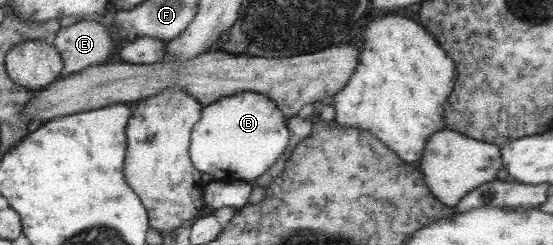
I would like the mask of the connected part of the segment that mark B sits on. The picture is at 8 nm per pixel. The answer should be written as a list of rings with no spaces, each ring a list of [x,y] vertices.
[[[233,94],[219,98],[216,103],[203,106],[200,119],[191,130],[191,142],[188,155],[191,157],[193,168],[205,174],[208,179],[223,183],[236,181],[251,182],[267,173],[269,167],[284,154],[288,146],[287,128],[285,128],[284,113],[277,109],[276,102],[261,94]]]

